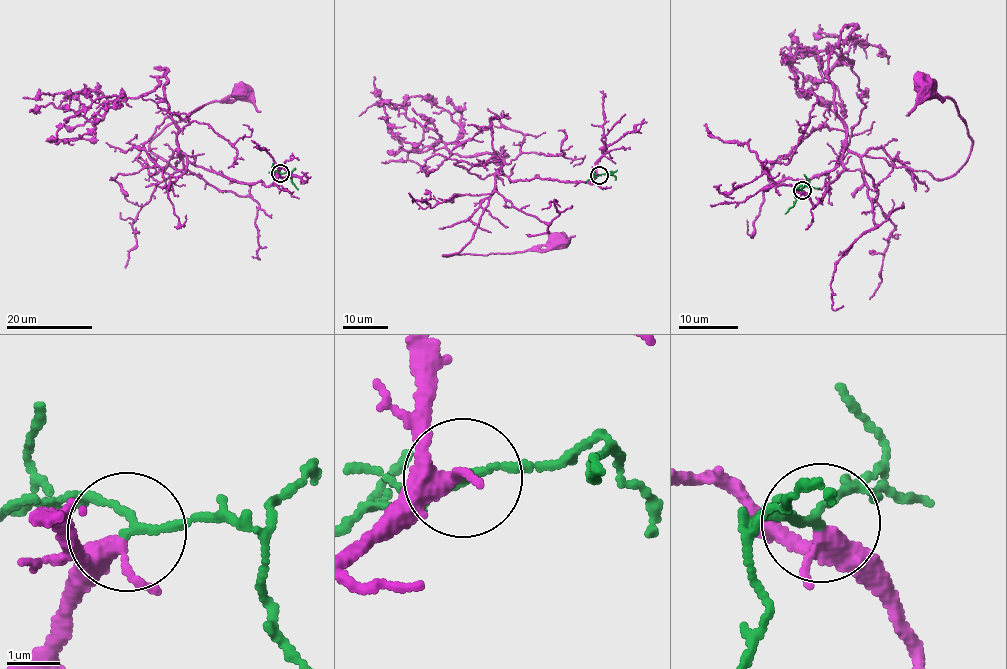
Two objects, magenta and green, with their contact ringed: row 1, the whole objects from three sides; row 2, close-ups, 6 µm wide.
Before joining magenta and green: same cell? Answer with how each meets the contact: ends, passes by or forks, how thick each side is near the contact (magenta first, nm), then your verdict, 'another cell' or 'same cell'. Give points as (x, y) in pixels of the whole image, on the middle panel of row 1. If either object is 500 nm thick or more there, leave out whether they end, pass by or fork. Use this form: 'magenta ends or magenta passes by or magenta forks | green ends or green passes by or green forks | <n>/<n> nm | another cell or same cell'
magenta forks | green passes by | 240/120 nm | same cell

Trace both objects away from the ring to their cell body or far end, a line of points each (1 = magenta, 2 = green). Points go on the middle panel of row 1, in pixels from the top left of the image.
1: (599, 174), (575, 182), (510, 180), (497, 173), (470, 241), (457, 253), (444, 255), (521, 252), (556, 240)
2: (599, 174), (610, 172), (611, 175), (616, 170)

